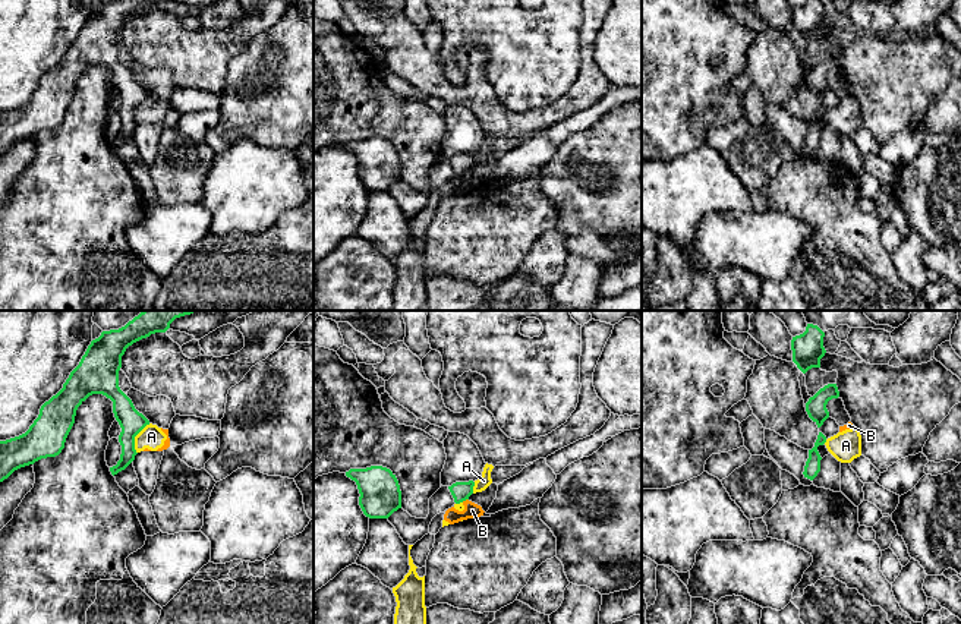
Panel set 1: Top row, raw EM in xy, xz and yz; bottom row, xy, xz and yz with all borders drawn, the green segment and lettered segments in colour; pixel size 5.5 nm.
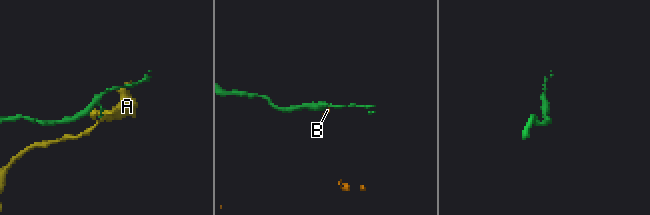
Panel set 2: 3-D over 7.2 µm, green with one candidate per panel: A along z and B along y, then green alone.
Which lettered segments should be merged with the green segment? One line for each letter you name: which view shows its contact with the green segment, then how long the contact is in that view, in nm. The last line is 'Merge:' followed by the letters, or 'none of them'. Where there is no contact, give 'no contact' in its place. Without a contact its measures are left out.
Merge: none of them

